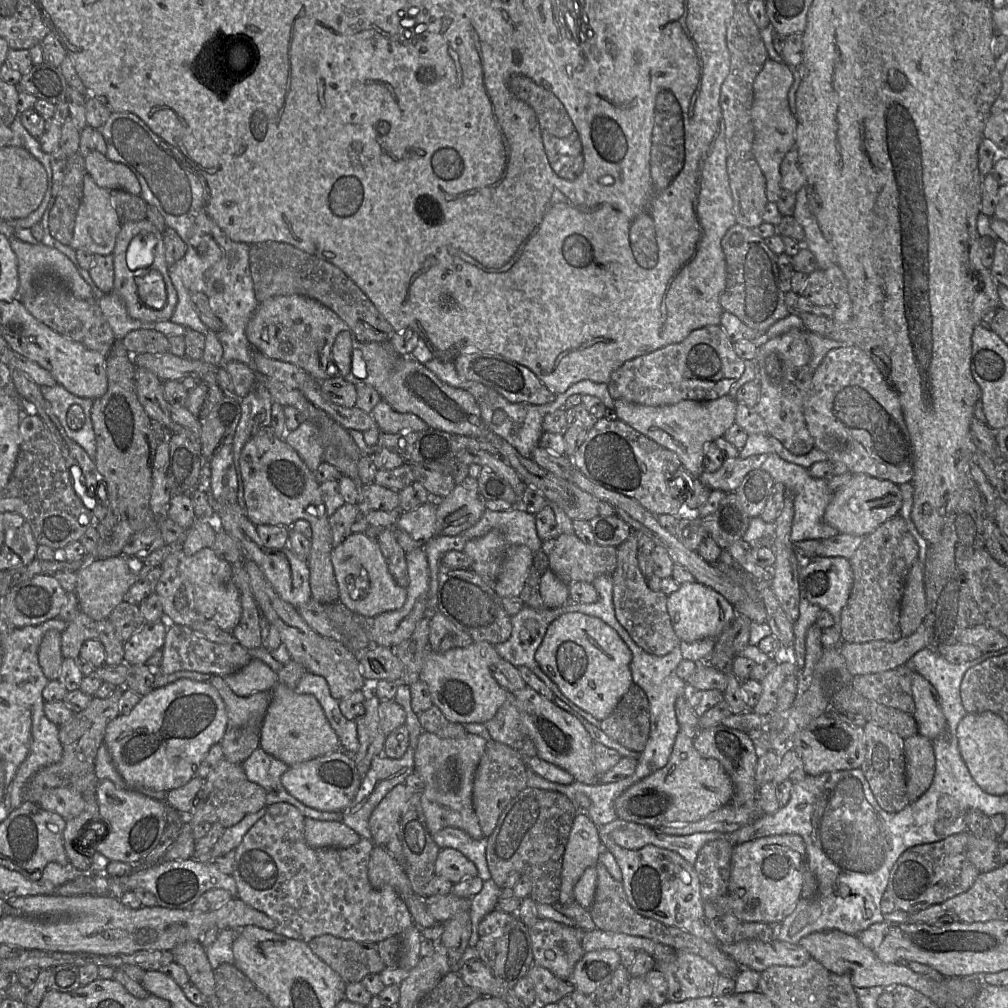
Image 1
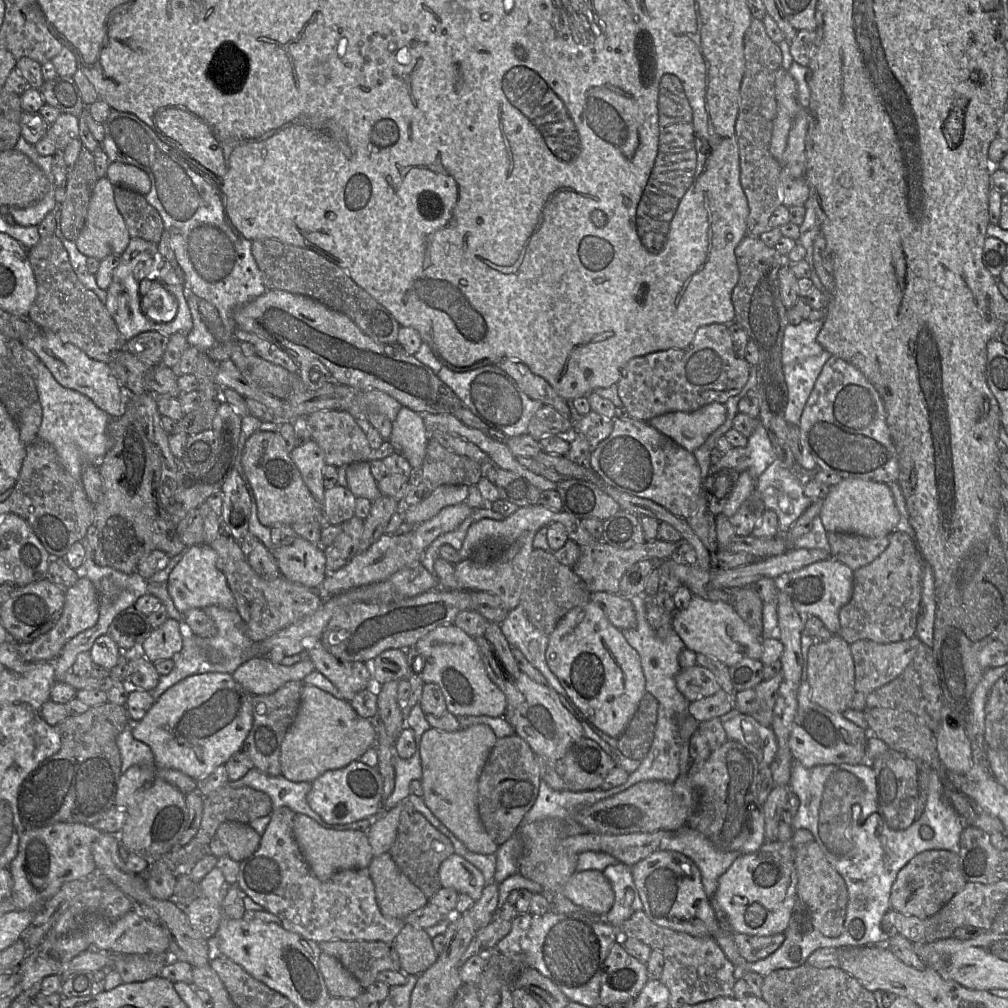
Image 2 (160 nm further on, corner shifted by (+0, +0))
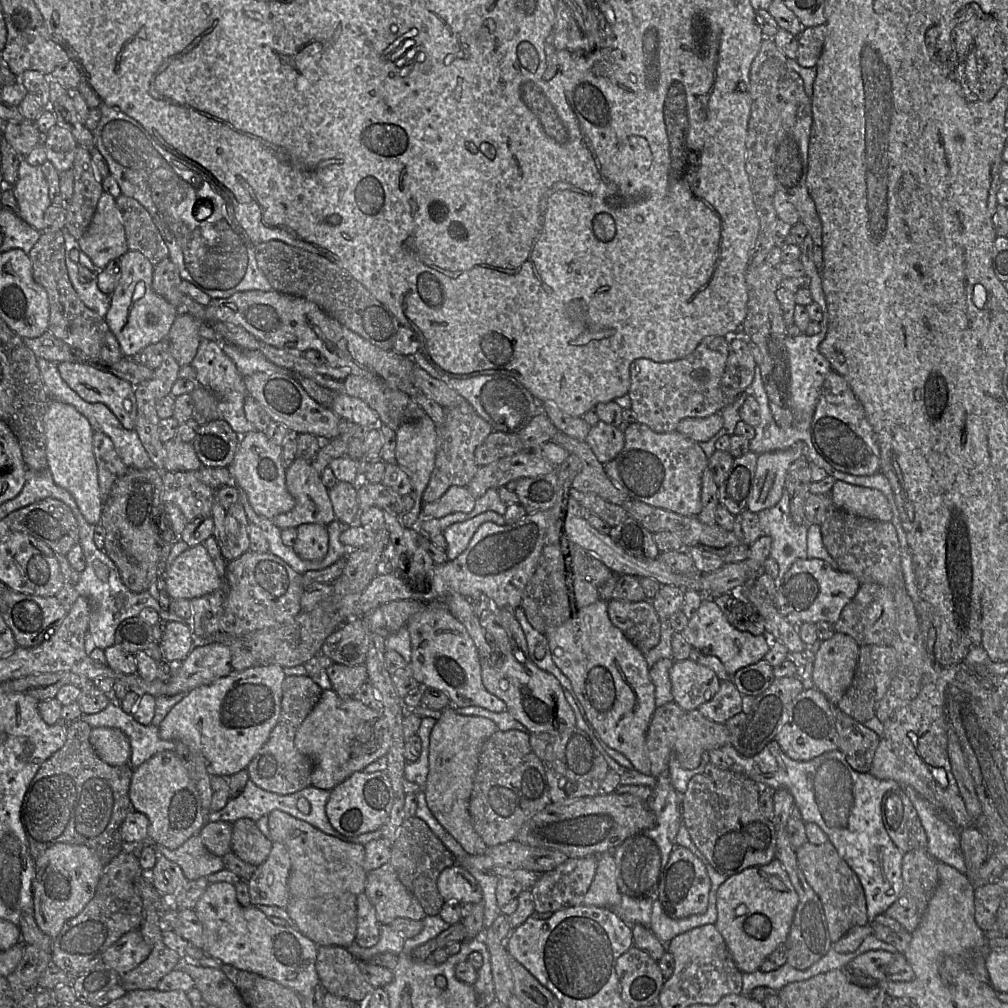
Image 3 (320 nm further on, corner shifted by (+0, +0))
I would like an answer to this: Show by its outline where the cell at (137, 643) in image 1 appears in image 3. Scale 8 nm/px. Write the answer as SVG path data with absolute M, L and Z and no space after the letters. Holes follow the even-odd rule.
M170 620L166 622L158 644L167 662L176 666L184 661L194 647L194 636L190 621Z

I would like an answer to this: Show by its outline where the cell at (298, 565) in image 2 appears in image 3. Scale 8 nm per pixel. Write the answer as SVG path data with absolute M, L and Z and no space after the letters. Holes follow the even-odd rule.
M306 523L297 527L297 539L292 546L303 559L320 560L328 552L329 533L327 526L318 523Z

